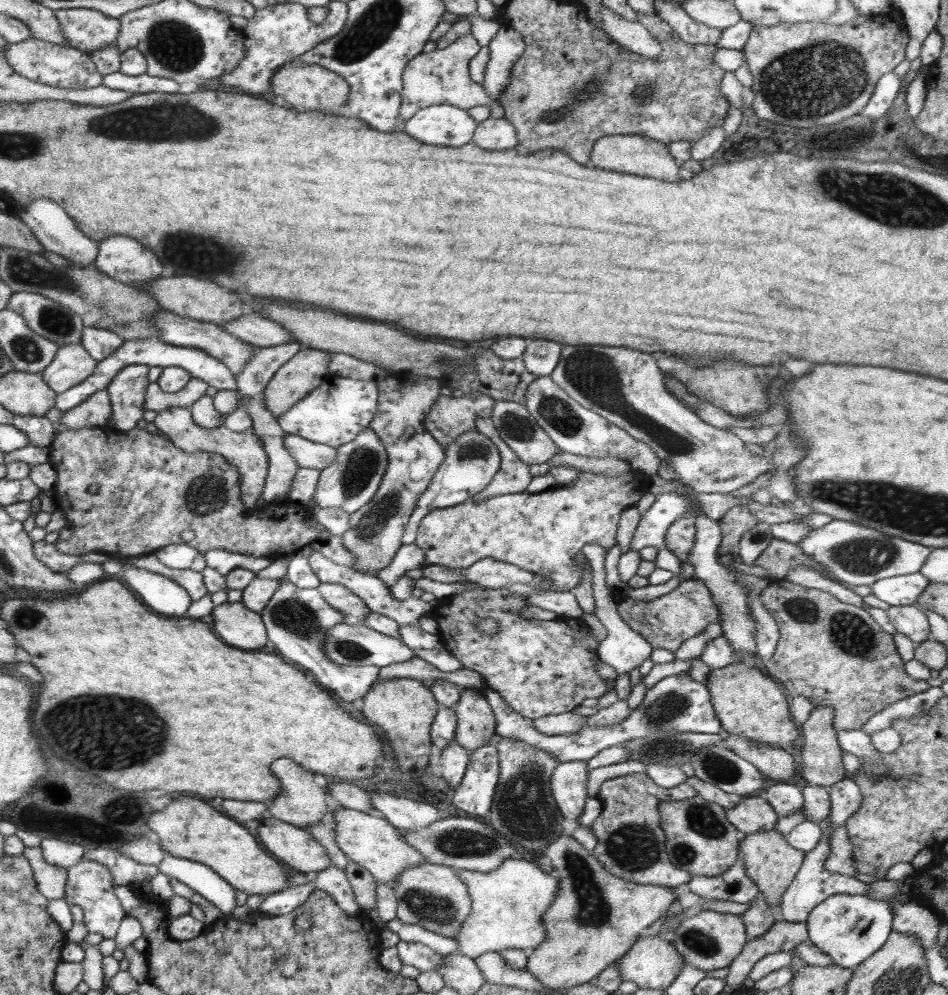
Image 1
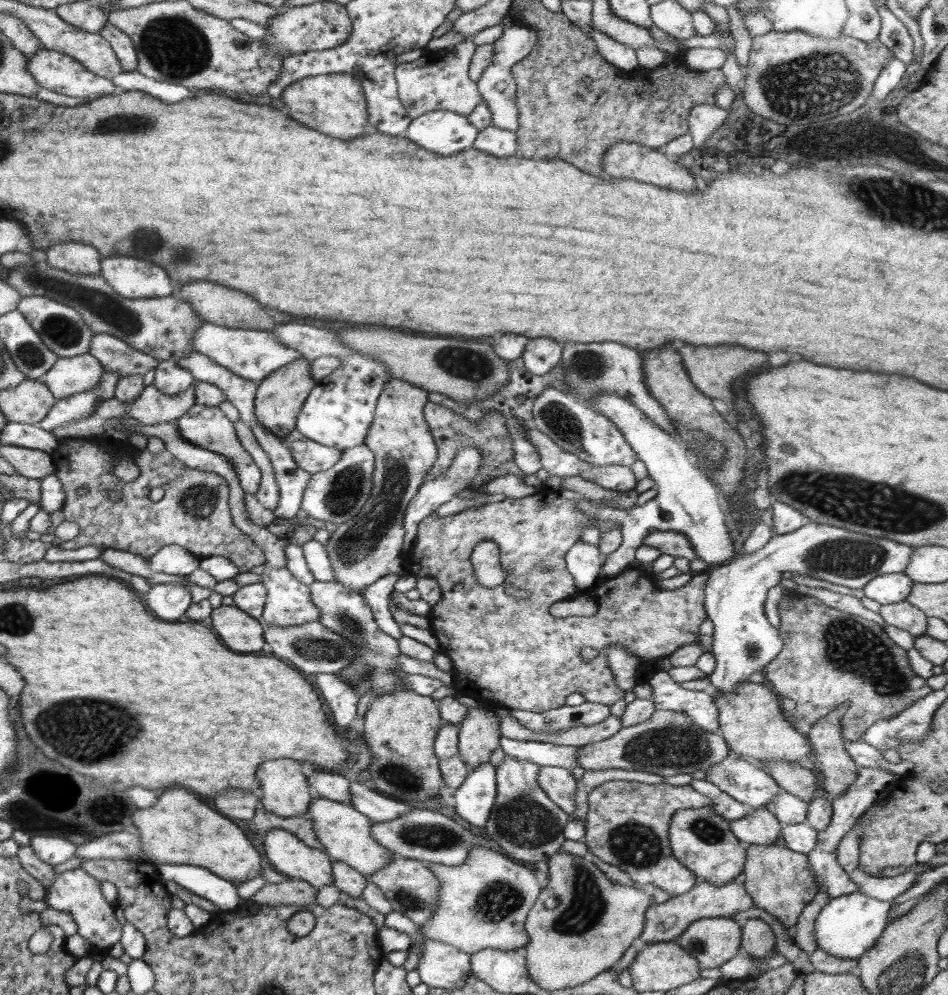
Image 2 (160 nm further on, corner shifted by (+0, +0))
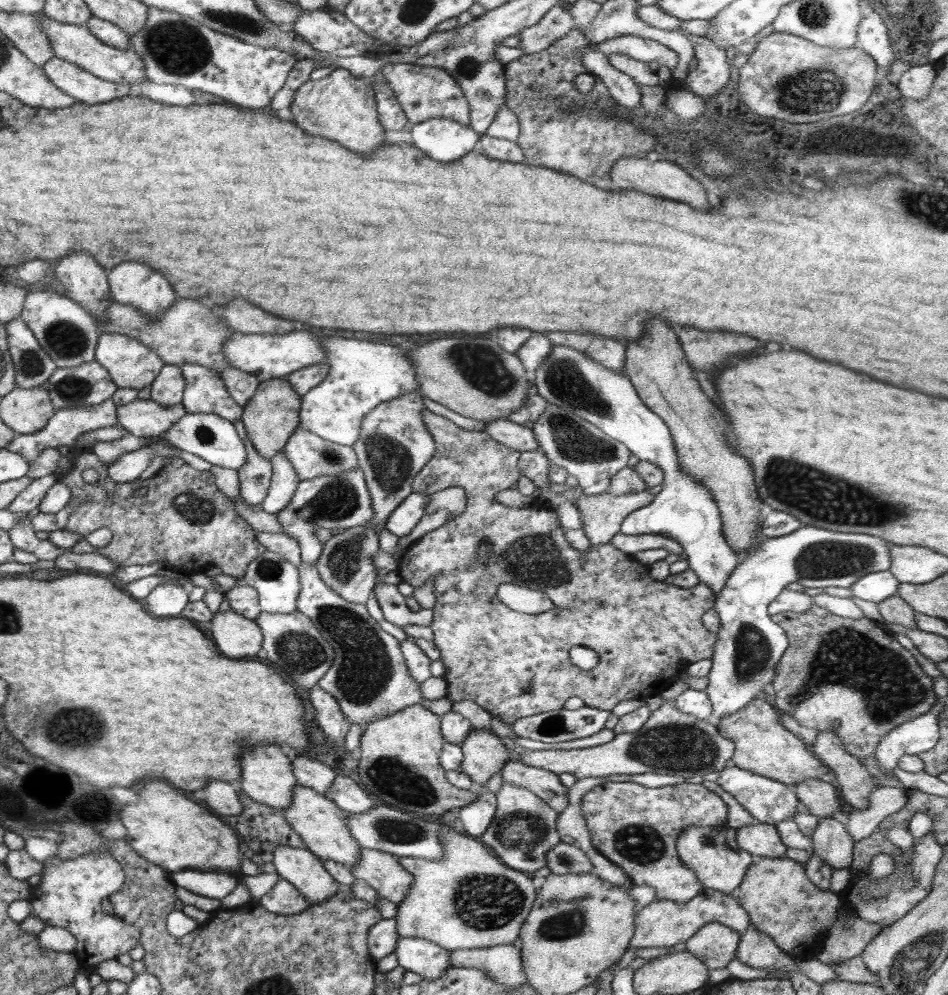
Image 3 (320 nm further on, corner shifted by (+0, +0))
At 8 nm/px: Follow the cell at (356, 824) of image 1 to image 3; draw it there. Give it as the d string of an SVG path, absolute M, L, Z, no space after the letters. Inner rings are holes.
M298 785L294 788L292 802L283 810L286 822L301 836L306 849L320 860L334 860L345 866L356 866L360 862L361 846L351 837L347 827L347 813L338 808L328 797L312 788Z

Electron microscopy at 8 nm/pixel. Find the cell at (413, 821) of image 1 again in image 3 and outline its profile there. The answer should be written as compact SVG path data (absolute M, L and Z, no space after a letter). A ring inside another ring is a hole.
M336 775L334 784L330 786L326 797L346 813L365 813L380 804L377 798L372 797L366 790L362 790L352 778L346 778L346 776Z

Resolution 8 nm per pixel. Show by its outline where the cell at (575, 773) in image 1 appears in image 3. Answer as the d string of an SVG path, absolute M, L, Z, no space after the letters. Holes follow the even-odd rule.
M512 761L502 767L501 773L504 783L532 791L556 812L561 813L568 806L569 789L560 783L558 774Z

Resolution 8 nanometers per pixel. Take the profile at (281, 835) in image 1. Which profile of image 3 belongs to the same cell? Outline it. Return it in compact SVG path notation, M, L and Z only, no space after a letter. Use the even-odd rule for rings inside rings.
M277 846L269 858L279 876L297 888L312 905L321 904L338 892L339 882L324 868L323 860L308 849Z

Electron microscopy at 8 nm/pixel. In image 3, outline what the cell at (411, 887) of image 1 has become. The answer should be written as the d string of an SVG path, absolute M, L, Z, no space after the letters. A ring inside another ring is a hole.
M369 848L360 849L360 862L356 866L351 866L350 869L356 879L365 880L368 886L377 890L380 897L388 899L392 904L399 907L399 904L407 895L408 889L412 886L413 876L402 867L400 858L392 856L388 852L381 852Z

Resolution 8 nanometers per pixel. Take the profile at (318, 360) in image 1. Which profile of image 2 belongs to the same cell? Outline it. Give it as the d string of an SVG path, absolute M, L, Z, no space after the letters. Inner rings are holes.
M302 356L278 369L278 371L272 372L257 385L254 414L258 422L274 431L276 436L282 439L286 438L289 431L296 429L297 416L316 384L318 383L312 379L311 361Z

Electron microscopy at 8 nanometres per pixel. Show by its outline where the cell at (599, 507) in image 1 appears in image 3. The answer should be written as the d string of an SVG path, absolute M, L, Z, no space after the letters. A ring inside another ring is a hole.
M428 409L422 411L423 421L432 435L435 442L435 451L432 458L420 469L420 472L414 477L412 488L413 492L433 493L444 490L448 487L460 487L465 490L467 496L466 508L455 518L448 519L442 527L436 528L435 531L427 532L422 535L415 543L413 543L407 551L399 559L399 565L396 570L399 578L404 583L411 584L414 588L420 588L427 582L428 579L433 580L433 589L436 597L436 604L433 606L433 621L431 629L433 630L433 643L440 651L440 660L444 663L445 673L444 680L447 682L447 699L454 703L461 700L470 700L479 704L484 710L487 710L492 717L498 717L502 722L512 726L512 722L518 718L532 716L540 712L548 712L550 710L560 710L565 705L566 700L571 696L577 696L584 701L586 706L599 708L600 710L612 711L612 709L621 700L638 700L645 699L652 695L660 695L667 686L670 686L676 679L680 678L681 672L685 670L685 666L698 662L699 660L711 659L714 654L714 645L717 641L717 633L706 630L706 627L701 621L702 615L709 609L713 608L715 603L714 591L703 582L699 582L692 588L680 588L673 584L665 583L664 581L656 581L650 576L651 564L642 564L635 559L633 555L618 550L612 543L590 545L586 552L576 550L567 540L564 534L564 528L560 526L558 515L552 509L543 505L538 498L534 504L528 508L520 509L514 506L504 506L495 501L495 496L508 489L511 484L517 482L521 476L519 473L517 462L520 456L519 450L508 448L503 444L496 442L483 429L466 430L454 424L451 420L444 418ZM426 476L436 476L436 481L426 485L424 479ZM481 544L489 544L491 553L487 561L483 563L479 559L479 548ZM509 582L539 590L543 592L556 606L557 610L541 612L540 614L522 614L521 612L513 611L508 608L497 595L498 585ZM573 646L585 646L598 653L598 664L590 670L582 670L572 664L569 657L570 649Z

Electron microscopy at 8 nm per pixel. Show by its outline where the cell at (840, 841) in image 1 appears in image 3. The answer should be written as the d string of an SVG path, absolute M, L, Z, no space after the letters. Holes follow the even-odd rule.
M899 785L876 788L870 793L868 808L854 809L843 817L850 836L855 842L870 836L886 817L907 803L907 798L907 792Z

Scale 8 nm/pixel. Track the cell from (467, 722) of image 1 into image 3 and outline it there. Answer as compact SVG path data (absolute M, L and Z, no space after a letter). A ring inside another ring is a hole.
M472 729L461 745L461 770L472 779L475 788L484 788L494 774L508 762L507 749L491 729Z

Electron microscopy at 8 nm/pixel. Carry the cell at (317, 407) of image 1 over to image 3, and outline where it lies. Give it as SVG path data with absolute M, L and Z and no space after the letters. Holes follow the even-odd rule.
M336 336L319 339L325 348L330 372L320 385L301 397L299 426L321 439L352 447L360 436L361 422L368 412L381 402L419 388L414 363L407 352L396 345Z

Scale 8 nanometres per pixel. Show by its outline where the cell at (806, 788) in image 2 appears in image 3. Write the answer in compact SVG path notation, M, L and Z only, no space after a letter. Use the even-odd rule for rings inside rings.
M807 779L794 785L792 790L801 806L819 819L841 816L842 800L838 799L836 788L825 779Z

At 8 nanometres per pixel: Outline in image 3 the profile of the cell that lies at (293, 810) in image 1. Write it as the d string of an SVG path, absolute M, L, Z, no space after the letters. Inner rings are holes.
M258 744L256 748L250 748L250 752L246 748L240 754L239 763L242 776L240 789L242 789L243 794L272 808L284 810L290 806L294 788L298 786L298 783L296 783L291 760L278 746Z

